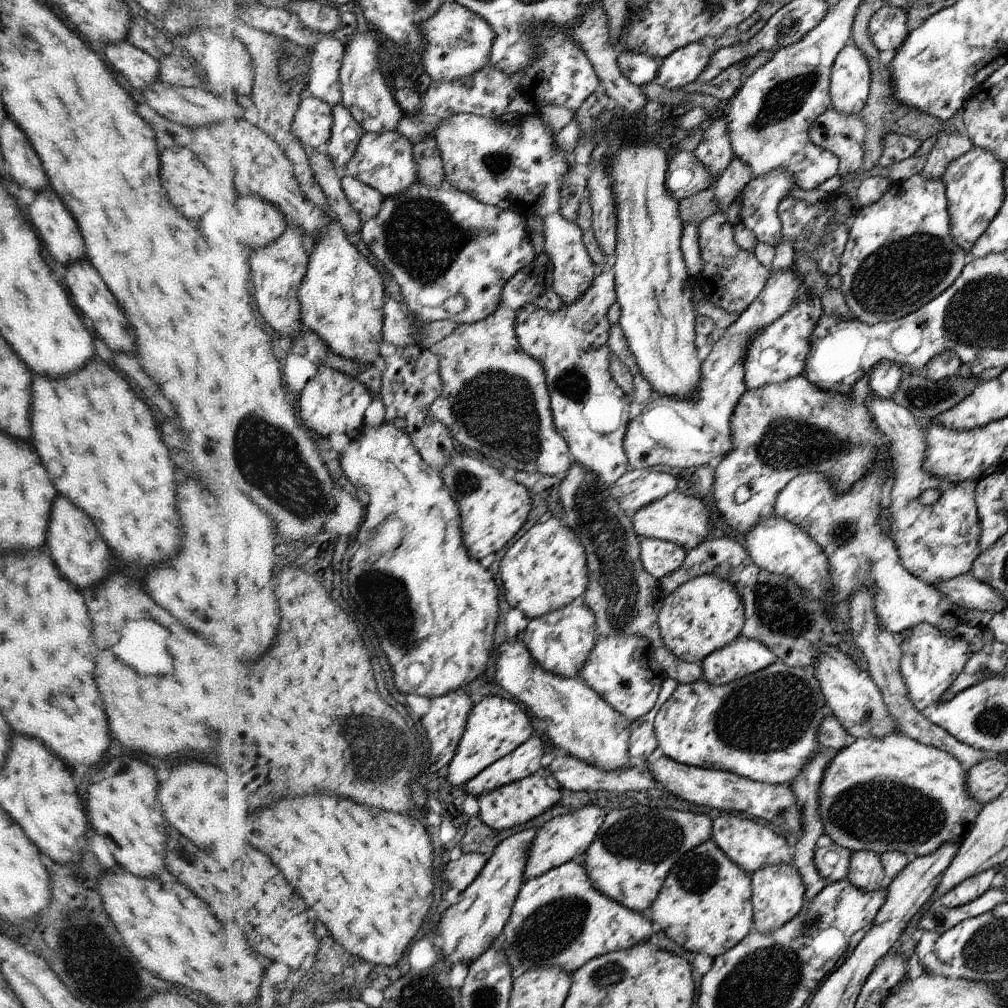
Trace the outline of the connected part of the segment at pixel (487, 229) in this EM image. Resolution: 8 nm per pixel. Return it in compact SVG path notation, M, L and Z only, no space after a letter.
M448 180L441 189L416 183L406 192L388 197L383 211L364 224L360 232L371 253L401 286L405 302L420 321L428 323L453 320L463 325L490 317L501 304L501 294L507 282L537 257L530 242L526 216L481 203Z

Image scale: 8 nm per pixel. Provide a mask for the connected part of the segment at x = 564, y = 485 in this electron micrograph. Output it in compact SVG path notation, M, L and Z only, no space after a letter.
M578 461L571 465L561 479L559 496L564 508L563 521L570 525L585 546L588 554L589 586L583 595L587 606L596 615L601 638L622 633L647 638L653 648L654 662L661 666L664 673L679 683L692 684L703 680L703 668L699 663L689 663L679 659L666 648L659 631L659 614L666 595L662 592L659 579L655 579L641 561L641 543L633 529L631 517L619 507L619 502L611 495L608 486L594 471L583 467Z

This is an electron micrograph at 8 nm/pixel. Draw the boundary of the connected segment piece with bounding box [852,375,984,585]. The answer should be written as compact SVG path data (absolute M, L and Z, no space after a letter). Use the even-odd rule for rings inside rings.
M864 375L860 378L852 387L852 392L858 400L864 402L870 408L874 422L878 424L878 428L890 440L889 450L891 451L892 477L894 479L892 490L890 490L890 504L888 506L891 519L893 520L890 538L896 544L904 568L929 585L935 585L937 582L968 573L975 562L975 558L981 552L980 538L984 532L975 502L975 486L977 482L970 480L961 481L960 483L943 481L926 471L923 468L927 450L925 419L918 419L914 412L901 407L895 402L893 397L882 398L880 395L877 395L871 389L869 375ZM930 489L940 491L941 495L934 504L926 506L920 502L920 495Z

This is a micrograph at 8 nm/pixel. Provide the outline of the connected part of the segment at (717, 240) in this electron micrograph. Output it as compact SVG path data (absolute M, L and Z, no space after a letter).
M714 213L710 217L702 220L697 225L697 243L699 246L699 255L703 262L701 274L695 280L698 291L719 309L732 313L734 317L748 309L752 302L757 300L758 293L764 288L769 277L769 269L762 266L762 263L756 258L752 251L743 251L736 243L733 237L733 225L728 222L727 216L722 213Z

